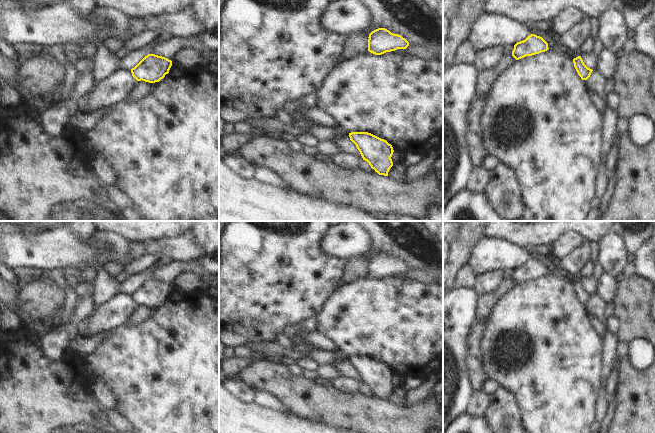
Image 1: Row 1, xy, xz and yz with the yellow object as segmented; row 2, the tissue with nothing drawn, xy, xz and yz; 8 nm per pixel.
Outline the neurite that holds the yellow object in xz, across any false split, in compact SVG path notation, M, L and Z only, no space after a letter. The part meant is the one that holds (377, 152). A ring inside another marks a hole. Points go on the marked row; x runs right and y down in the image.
M351 132L350 140L356 145L363 160L367 161L379 175L388 176L393 166L393 147L386 140L368 132Z

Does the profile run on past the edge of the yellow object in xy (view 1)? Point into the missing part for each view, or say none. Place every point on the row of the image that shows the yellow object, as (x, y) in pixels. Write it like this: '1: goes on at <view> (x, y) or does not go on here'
1: does not go on here

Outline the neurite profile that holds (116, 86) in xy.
M117 69L94 85L86 94L86 113L102 107L111 106L128 97L138 81L132 76L131 70Z

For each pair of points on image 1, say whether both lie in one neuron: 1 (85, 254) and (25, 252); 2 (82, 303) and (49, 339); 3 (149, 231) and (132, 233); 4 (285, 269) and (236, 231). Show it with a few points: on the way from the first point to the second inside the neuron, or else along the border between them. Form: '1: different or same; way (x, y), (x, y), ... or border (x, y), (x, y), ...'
1: same; way (70, 250), (40, 250)
2: same; way (79, 314), (60, 335)
3: same; way (145, 231), (136, 231)
4: same; way (273, 261), (259, 247), (251, 246), (248, 243)

